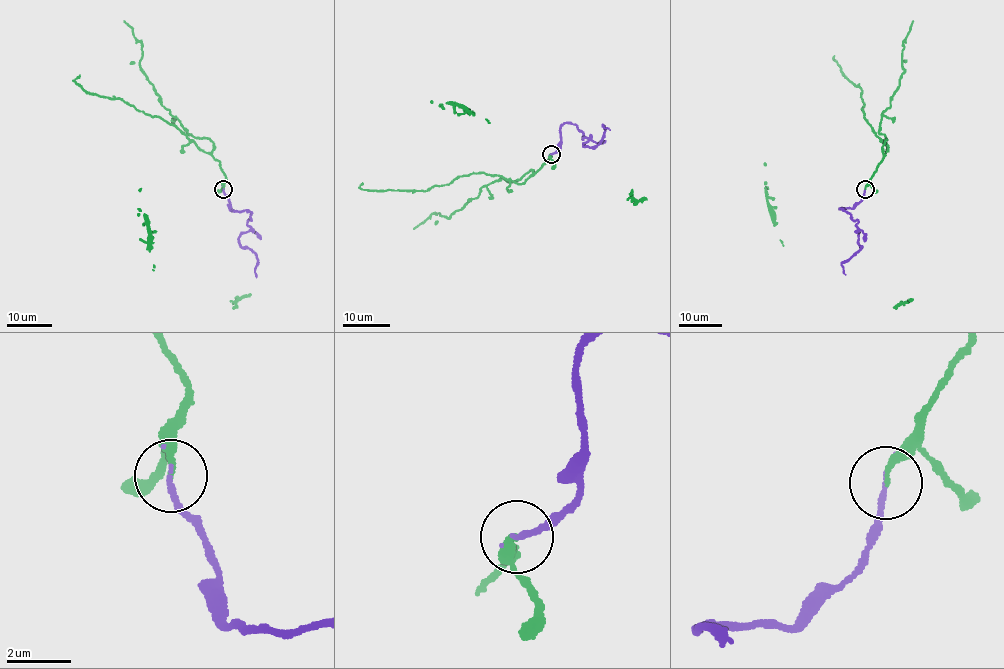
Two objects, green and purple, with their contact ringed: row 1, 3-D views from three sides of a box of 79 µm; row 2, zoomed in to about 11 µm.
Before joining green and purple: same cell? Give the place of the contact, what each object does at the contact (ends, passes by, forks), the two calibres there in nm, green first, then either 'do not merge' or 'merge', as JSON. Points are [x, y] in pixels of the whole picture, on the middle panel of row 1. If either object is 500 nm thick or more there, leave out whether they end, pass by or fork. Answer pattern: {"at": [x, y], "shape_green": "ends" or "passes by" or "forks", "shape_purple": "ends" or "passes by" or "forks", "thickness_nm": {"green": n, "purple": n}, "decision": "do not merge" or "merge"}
{"at": [551, 154], "shape_green": "ends", "shape_purple": "ends", "thickness_nm": {"green": 190, "purple": 160}, "decision": "merge"}

